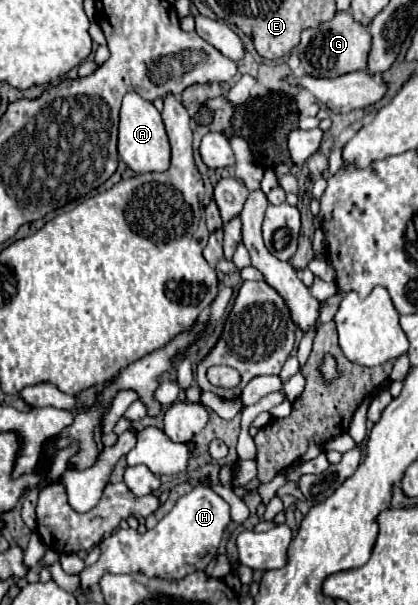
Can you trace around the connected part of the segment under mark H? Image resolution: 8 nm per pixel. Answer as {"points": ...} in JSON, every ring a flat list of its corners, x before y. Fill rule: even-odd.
{"points":[[193,487,187,495,179,497,175,507,145,535,139,535,135,529,117,529,111,537,101,541,101,559,85,567,79,575,81,589,93,587,99,583,105,571,111,573,137,573,143,571,147,577,163,579,183,579,193,571,203,571,209,561,217,555,217,547,225,533,229,517,229,505,209,487]]}

